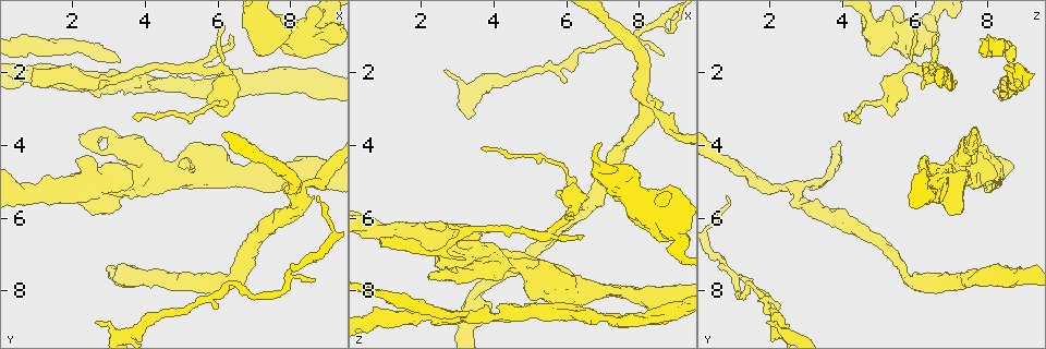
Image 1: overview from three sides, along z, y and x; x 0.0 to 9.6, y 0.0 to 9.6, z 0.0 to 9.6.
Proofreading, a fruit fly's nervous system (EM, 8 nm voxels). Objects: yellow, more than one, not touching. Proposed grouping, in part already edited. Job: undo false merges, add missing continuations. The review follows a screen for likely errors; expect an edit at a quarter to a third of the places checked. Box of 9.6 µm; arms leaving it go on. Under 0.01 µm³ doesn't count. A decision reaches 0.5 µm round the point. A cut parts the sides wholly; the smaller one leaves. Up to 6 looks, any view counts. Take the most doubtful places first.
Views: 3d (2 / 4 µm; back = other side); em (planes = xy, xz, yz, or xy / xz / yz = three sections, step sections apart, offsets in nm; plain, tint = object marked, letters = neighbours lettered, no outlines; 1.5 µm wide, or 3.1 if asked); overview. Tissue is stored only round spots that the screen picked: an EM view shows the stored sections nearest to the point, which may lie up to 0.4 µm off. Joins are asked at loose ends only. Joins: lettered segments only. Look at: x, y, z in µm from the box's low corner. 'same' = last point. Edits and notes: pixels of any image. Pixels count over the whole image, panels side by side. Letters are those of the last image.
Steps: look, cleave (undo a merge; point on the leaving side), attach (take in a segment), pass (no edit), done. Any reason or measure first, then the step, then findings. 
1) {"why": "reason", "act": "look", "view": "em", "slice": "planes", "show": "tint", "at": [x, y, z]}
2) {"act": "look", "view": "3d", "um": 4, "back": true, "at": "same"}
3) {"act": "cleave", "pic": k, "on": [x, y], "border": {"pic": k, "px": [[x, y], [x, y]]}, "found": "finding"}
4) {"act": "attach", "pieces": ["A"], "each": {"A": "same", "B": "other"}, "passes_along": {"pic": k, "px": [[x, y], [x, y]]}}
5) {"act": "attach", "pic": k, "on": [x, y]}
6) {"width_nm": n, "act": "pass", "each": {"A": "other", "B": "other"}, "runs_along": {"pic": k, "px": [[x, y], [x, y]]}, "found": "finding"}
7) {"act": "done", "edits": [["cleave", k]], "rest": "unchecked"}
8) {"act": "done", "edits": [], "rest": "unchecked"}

{"why": "an open end", "act": "look", "view": "em", "slice": "planes", "show": "plain", "at": [3.15, 4.60, 6.60]}

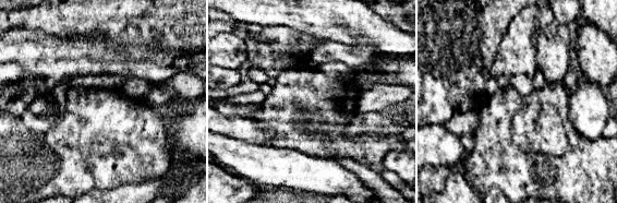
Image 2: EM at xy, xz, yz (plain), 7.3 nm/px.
{"why": "see the neighbours", "act": "look", "view": "em", "slice": "planes", "show": "letters", "at": "same"}

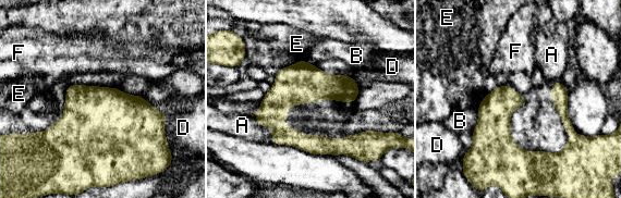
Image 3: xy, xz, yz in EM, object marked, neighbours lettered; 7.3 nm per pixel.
{"longest_contact_nm": ["A", 240], "act": "pass", "each": {"A": "other", "B": "other", "D": "other", "E": "other", "F": "other"}, "runs_along": {"pic": 3, "px": [[257, 114], [321, 146], [366, 134]]}, "found": "no lettered segment goes on from it"}

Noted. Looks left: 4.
{"why": "sharp bend", "act": "look", "view": "3d", "um": 2, "at": [7.95, 5.10, 2.65]}

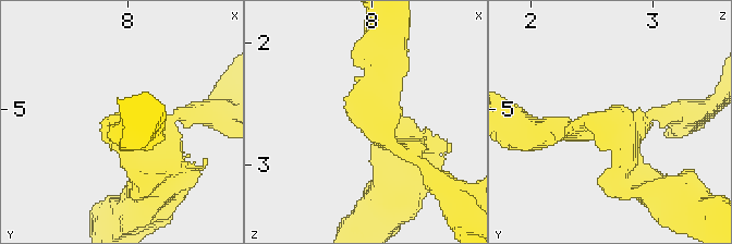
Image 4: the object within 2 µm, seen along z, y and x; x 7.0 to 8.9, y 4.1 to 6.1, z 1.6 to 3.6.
{"arm_widths_nm": [260, 300], "why": "shape alone is not enough", "act": "look", "view": "em", "slice": "planes", "show": "tint", "at": [7.98, 5.10, 2.62]}

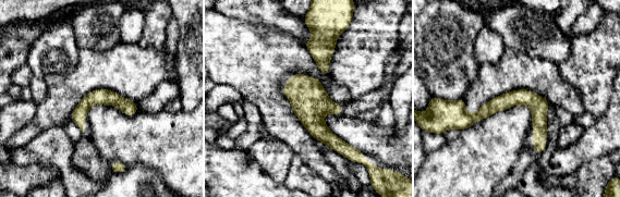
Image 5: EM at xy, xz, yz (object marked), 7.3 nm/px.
{"why": "what lies round it", "act": "look", "view": "em", "slice": "planes", "show": "letters", "at": "same"}

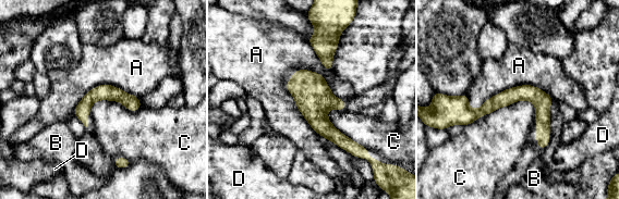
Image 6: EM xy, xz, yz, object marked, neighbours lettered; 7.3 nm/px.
{"longest_contact_nm": ["A", 650], "act": "pass", "each": {"A": "other", "B": "other", "C": "other", "D": "other"}, "found": "all the same neuron"}

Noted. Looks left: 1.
{"act": "done", "edits": [], "rest": "unchecked"}

